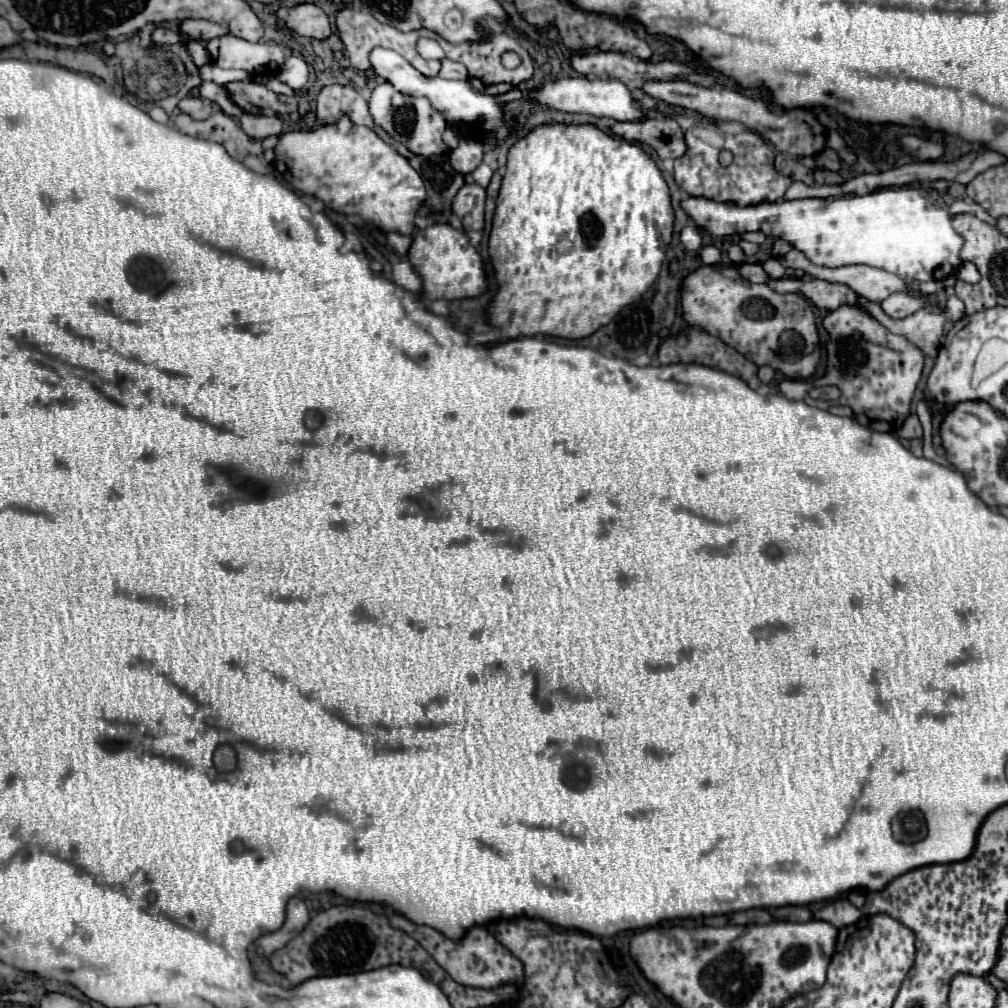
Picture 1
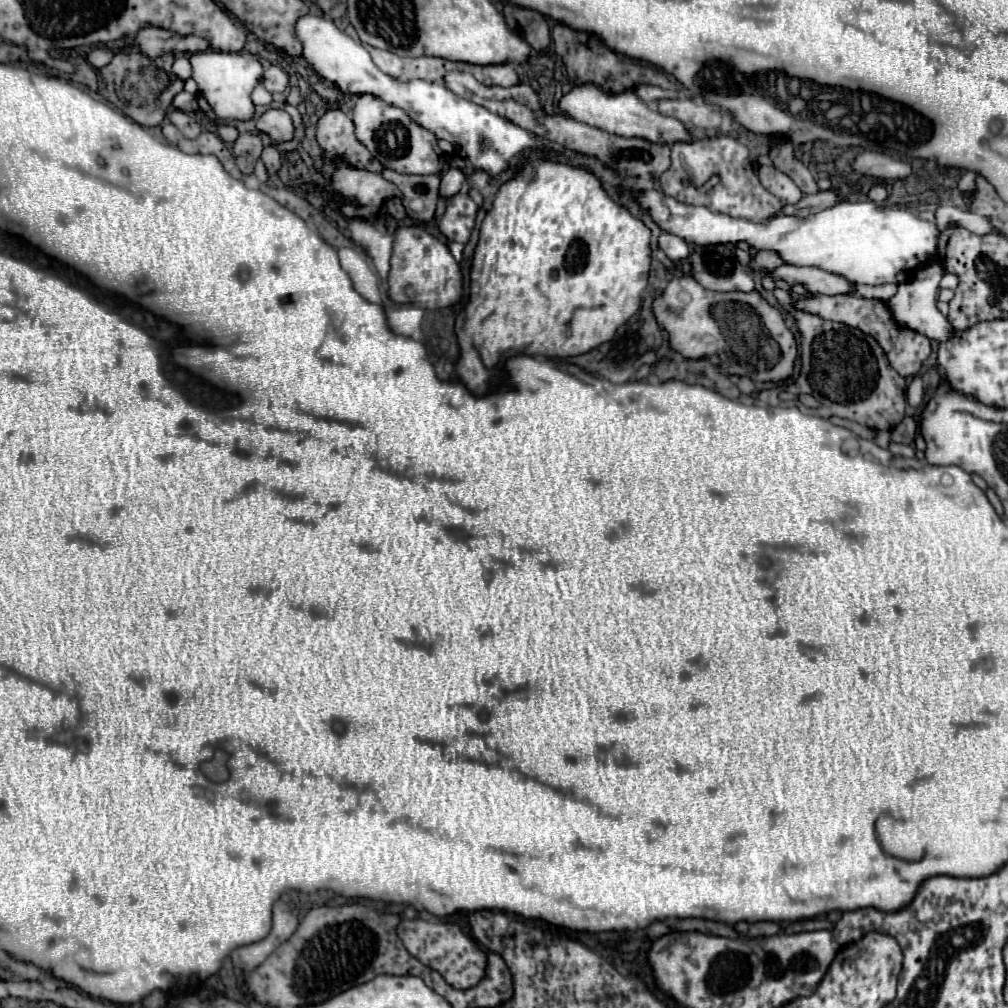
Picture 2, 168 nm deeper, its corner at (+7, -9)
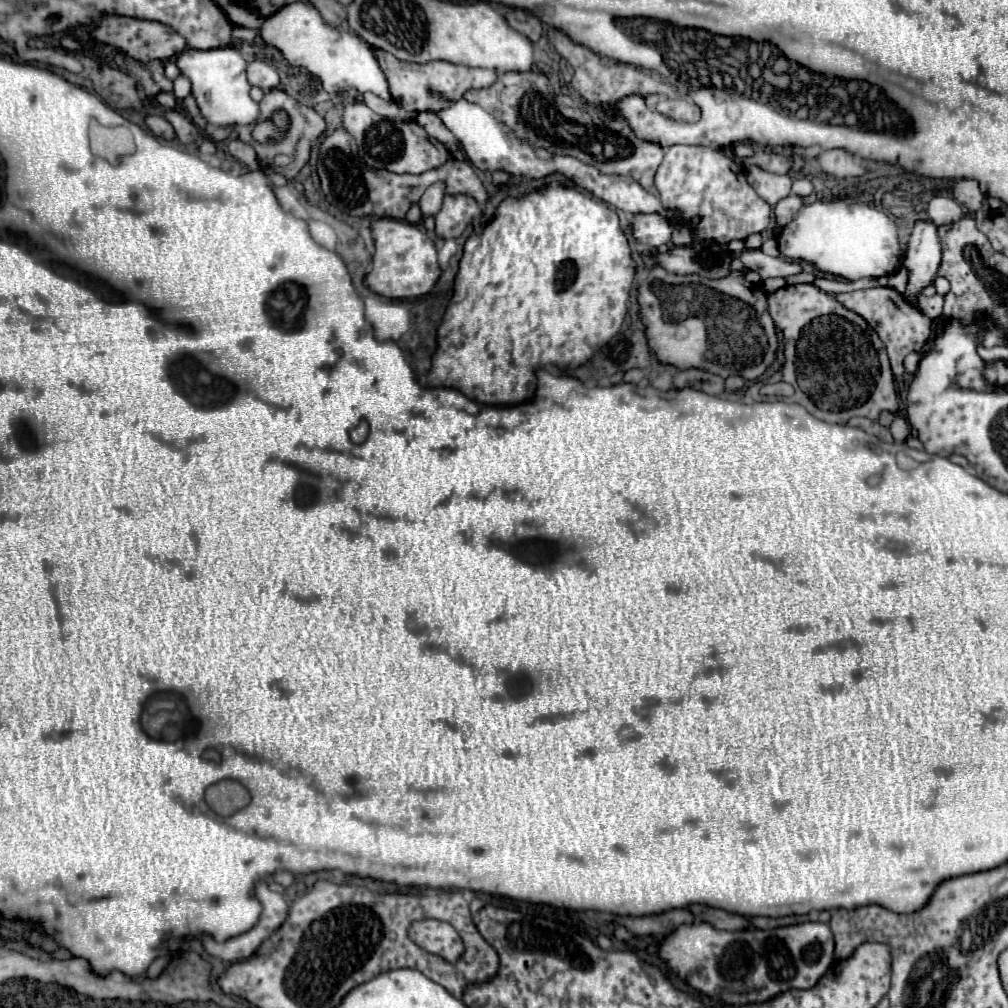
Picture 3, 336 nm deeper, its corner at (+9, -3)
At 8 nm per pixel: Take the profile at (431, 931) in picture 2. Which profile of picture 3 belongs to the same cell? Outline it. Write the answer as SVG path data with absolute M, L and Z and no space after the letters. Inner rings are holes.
M418 920L410 924L408 930L410 940L426 950L428 954L436 954L450 964L456 964L464 954L464 944L460 934L452 924L442 920Z

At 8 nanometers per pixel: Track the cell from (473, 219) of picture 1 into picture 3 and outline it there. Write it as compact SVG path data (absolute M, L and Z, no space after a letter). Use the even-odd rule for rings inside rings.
M448 194L436 214L436 234L442 238L458 238L476 214L480 214L480 210L474 198L464 194Z

